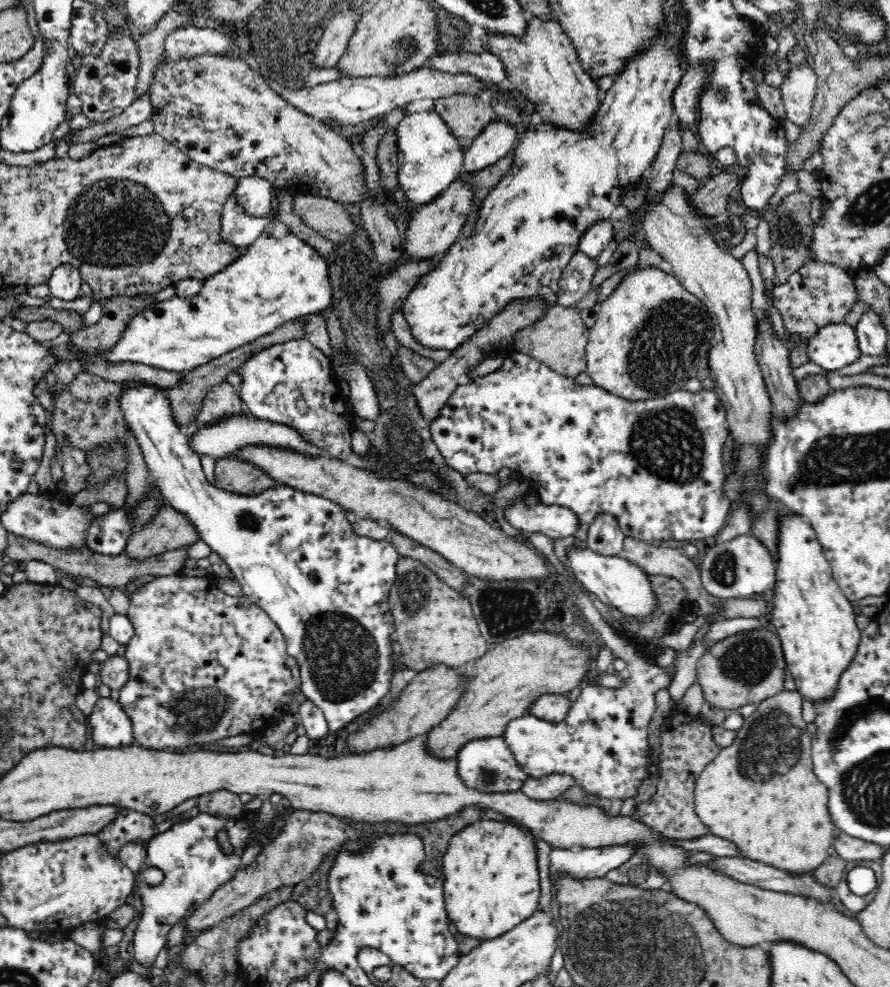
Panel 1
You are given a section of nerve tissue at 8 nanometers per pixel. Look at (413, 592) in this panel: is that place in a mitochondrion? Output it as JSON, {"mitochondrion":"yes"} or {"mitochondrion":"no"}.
{"mitochondrion":"yes"}

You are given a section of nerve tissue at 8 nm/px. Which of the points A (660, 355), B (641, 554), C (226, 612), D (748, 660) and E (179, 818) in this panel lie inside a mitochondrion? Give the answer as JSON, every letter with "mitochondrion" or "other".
{"A":"mitochondrion","B":"other","C":"other","D":"mitochondrion","E":"other"}

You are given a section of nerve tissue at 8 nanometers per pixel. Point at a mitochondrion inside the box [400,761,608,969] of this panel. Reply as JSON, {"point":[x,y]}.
{"point":[488,777]}

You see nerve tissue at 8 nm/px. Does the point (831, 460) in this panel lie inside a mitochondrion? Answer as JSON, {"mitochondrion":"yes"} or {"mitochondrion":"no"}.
{"mitochondrion":"yes"}

